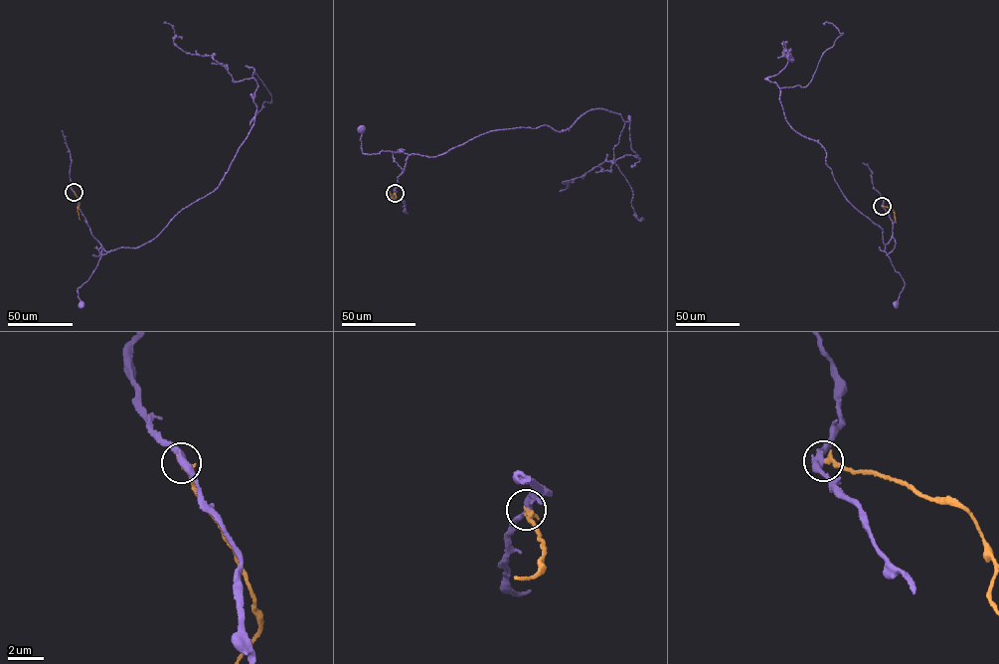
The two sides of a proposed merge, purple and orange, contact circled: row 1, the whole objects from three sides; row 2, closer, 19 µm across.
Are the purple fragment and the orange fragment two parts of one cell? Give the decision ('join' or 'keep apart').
keep apart

